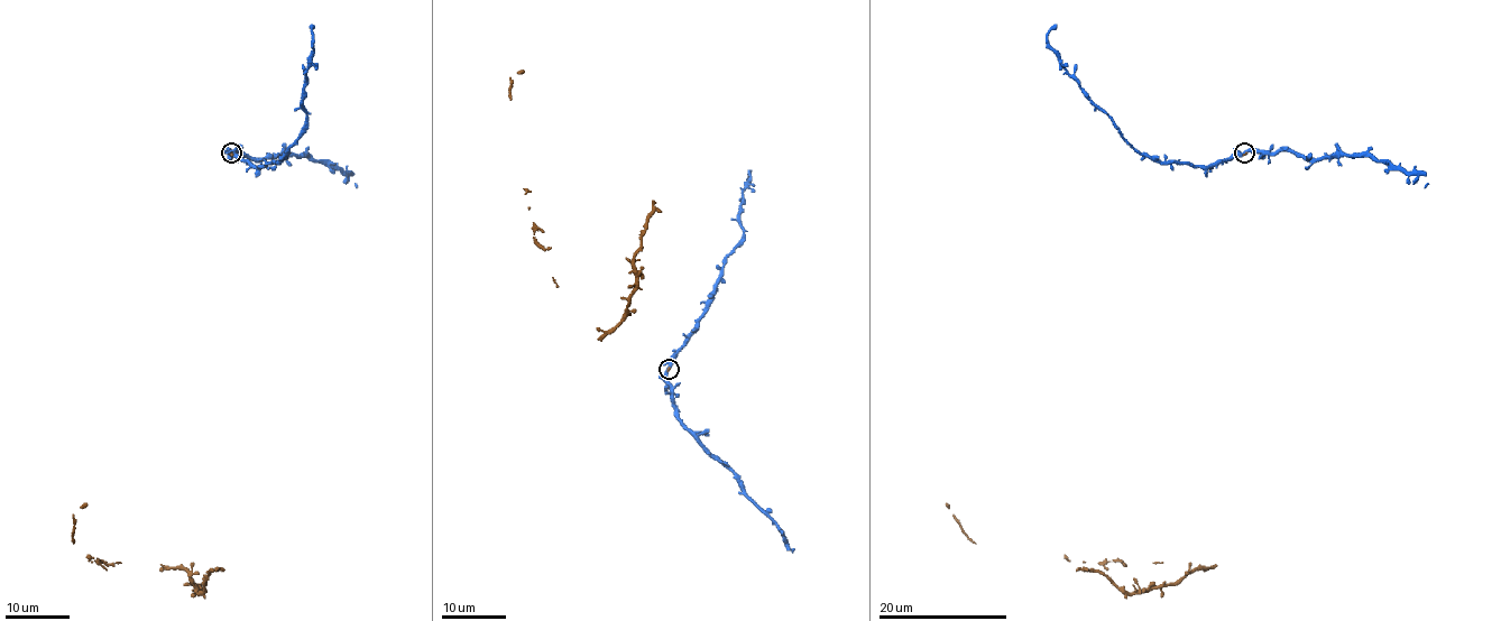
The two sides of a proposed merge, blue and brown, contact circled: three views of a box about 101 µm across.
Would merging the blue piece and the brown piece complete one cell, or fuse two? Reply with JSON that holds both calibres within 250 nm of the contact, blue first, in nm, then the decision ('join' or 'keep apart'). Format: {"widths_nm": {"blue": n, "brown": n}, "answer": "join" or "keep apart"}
{"widths_nm": {"blue": 420, "brown": 90}, "answer": "join"}

